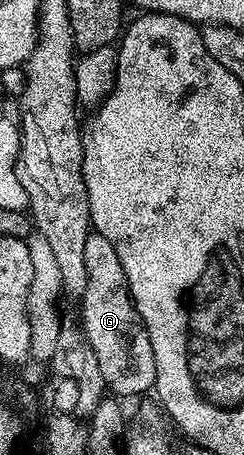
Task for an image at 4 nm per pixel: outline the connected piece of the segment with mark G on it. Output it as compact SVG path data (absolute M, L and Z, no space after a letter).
M91 232L84 243L84 263L88 269L88 287L80 298L80 324L88 343L92 343L92 351L100 363L100 375L104 375L107 390L122 399L151 392L156 379L156 359L152 355L146 324L134 310L130 284L124 275L124 267L120 267L116 247L112 247L104 235Z

